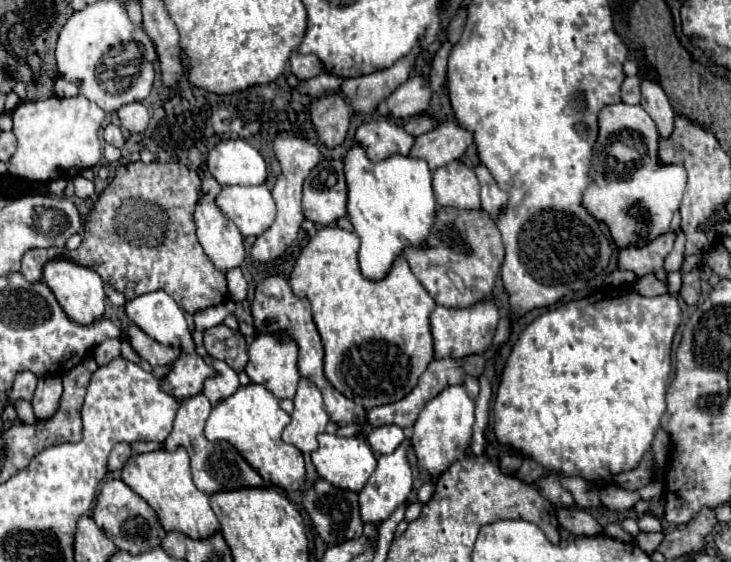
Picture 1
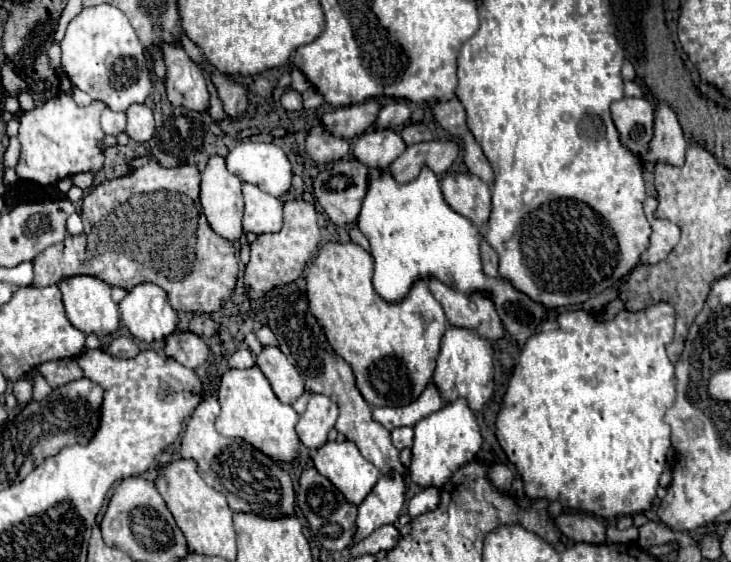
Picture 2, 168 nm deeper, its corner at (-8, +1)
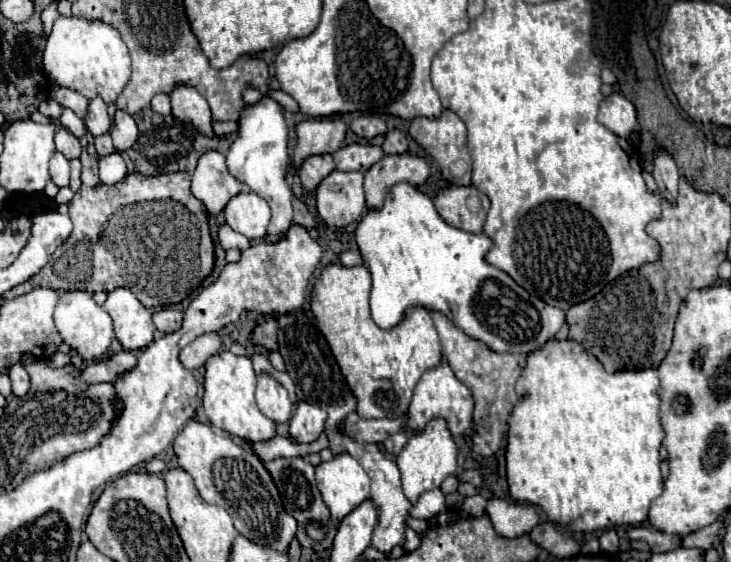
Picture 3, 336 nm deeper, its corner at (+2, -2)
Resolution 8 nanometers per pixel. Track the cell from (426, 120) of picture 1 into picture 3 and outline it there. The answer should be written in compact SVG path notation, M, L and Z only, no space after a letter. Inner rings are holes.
M393 129L387 133L385 141L383 141L383 151L389 153L389 155L395 155L395 153L405 153L409 147L407 143L407 137L399 131L399 129Z

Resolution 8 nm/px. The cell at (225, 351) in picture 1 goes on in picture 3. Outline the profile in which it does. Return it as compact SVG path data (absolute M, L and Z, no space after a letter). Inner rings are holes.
M163 309L163 311L153 313L153 323L155 323L157 331L161 331L161 333L175 333L183 325L183 313L173 311L173 309Z

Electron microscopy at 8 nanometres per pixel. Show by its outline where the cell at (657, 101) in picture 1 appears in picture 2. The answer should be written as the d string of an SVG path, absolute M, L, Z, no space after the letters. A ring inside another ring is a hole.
M659 104L655 114L653 138L647 146L649 162L667 162L671 166L681 166L685 160L689 142L683 136L683 130L677 122L675 112L667 104Z

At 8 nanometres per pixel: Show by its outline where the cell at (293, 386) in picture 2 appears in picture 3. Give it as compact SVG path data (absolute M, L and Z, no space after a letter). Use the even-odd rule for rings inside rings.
M259 373L255 397L257 397L257 405L263 415L267 415L269 419L277 423L289 421L293 413L293 405L287 397L285 387L275 377L271 377L269 373Z

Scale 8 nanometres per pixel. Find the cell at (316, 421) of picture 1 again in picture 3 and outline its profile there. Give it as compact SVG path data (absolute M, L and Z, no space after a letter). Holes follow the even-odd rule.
M299 401L293 417L289 419L289 437L295 443L313 443L321 433L325 425L327 413L319 409L317 405Z

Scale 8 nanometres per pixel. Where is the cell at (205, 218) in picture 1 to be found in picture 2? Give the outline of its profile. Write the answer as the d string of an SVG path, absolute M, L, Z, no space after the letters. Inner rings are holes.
M211 156L209 158L207 168L201 174L201 206L203 206L203 212L205 212L207 222L211 224L211 228L219 236L223 236L231 242L235 242L243 234L243 228L241 228L241 220L243 220L241 184L243 182L227 170L223 156Z

